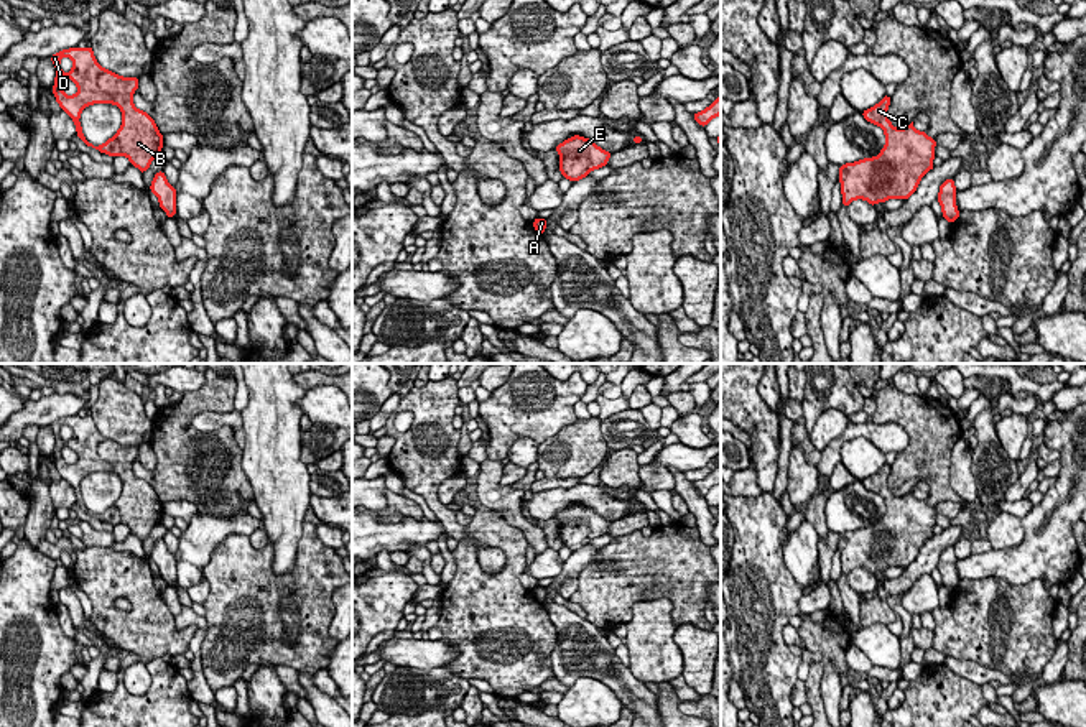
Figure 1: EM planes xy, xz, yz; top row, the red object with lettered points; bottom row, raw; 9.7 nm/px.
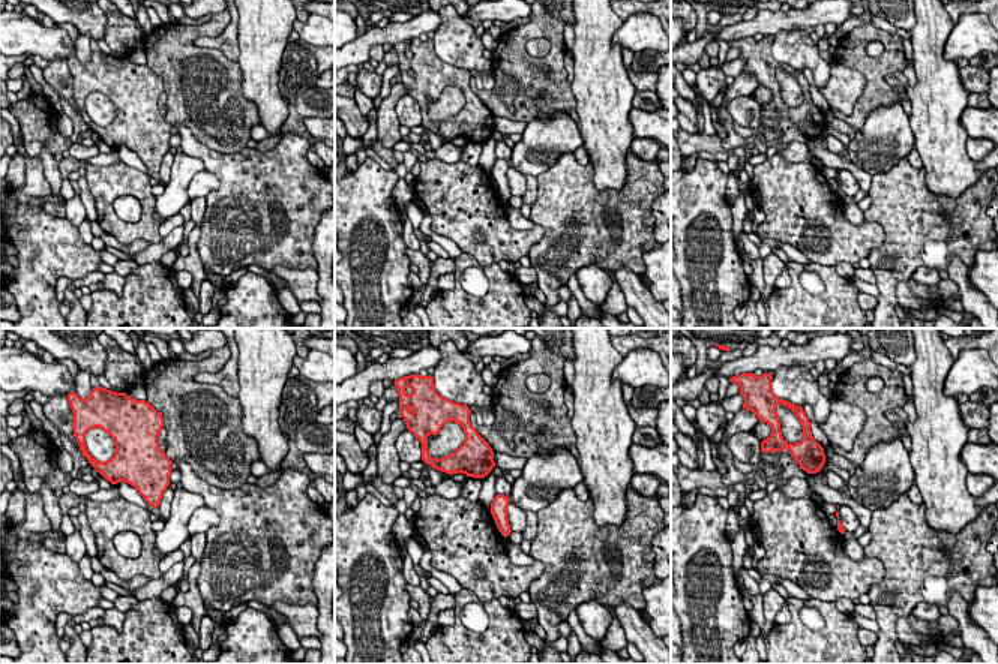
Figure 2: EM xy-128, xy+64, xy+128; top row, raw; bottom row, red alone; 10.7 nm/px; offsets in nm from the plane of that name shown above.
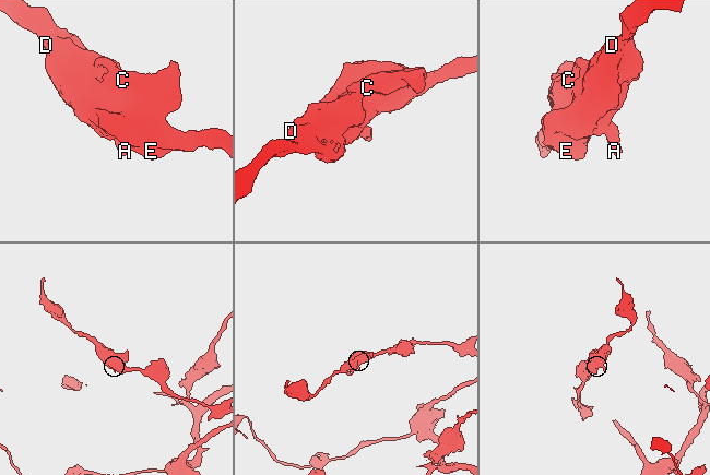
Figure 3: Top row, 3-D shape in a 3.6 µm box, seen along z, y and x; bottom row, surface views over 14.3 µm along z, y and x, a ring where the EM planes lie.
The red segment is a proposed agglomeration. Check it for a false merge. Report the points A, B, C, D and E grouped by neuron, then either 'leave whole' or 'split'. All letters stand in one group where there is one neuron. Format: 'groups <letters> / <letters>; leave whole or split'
groups A B C D E; leave whole

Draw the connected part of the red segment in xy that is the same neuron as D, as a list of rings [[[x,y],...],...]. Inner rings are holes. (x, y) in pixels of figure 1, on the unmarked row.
[[[90,414],[63,418],[51,424],[56,436],[53,462],[61,479],[64,479],[76,493],[77,505],[84,513],[110,523],[122,523],[130,533],[138,536],[142,543],[150,536],[151,530],[161,523],[163,503],[155,489],[133,474],[133,462],[138,457],[140,446],[122,446],[104,438]],[[67,446],[77,454],[74,464],[66,464],[61,449]],[[94,472],[114,472],[122,480],[122,495],[104,513],[92,513],[86,508],[79,490],[81,480]]]

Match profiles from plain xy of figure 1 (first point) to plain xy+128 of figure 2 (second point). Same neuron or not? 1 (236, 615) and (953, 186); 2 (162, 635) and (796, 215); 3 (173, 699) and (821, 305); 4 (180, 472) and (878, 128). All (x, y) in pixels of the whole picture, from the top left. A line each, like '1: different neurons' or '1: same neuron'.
1: different neurons
2: same neuron
3: same neuron
4: different neurons

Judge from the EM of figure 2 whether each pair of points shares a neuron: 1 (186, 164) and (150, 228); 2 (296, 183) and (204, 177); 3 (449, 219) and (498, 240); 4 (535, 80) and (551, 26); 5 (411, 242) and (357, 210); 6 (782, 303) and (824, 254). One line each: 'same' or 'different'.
1: different
2: different
3: same
4: same
5: different
6: different

